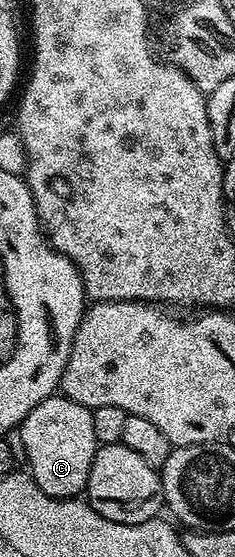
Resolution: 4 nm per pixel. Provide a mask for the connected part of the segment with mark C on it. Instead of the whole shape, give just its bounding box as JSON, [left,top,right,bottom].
[17,394,100,500]

